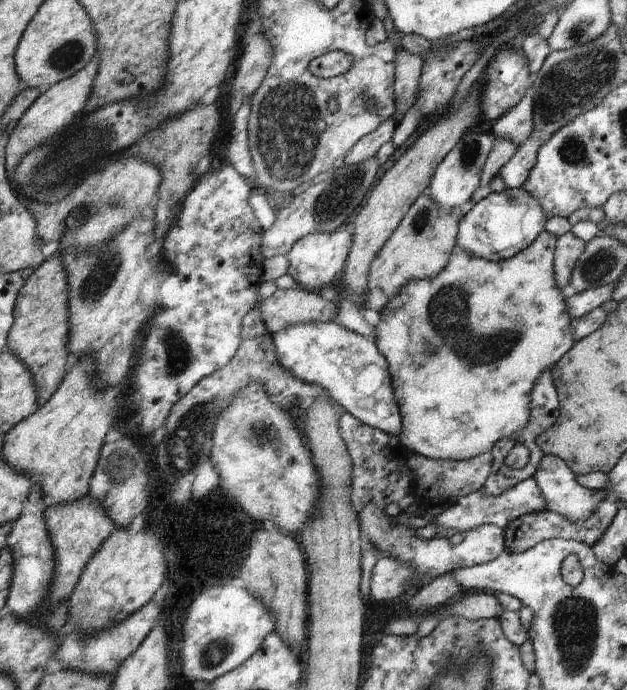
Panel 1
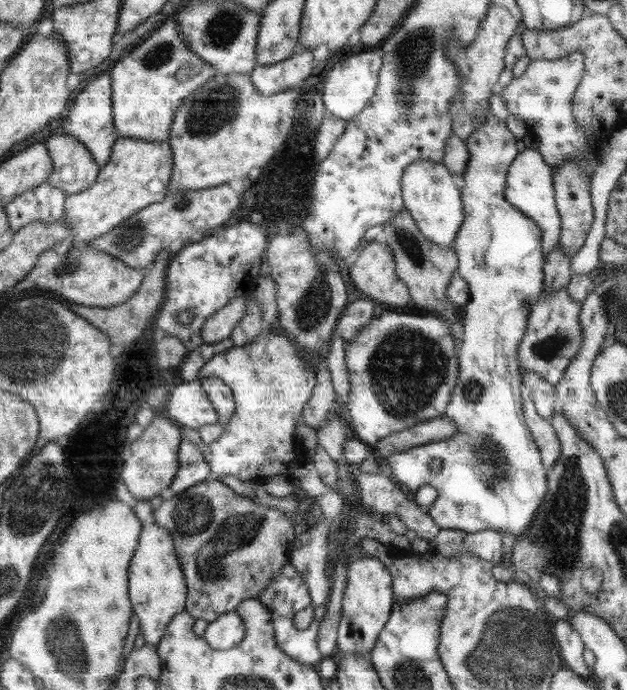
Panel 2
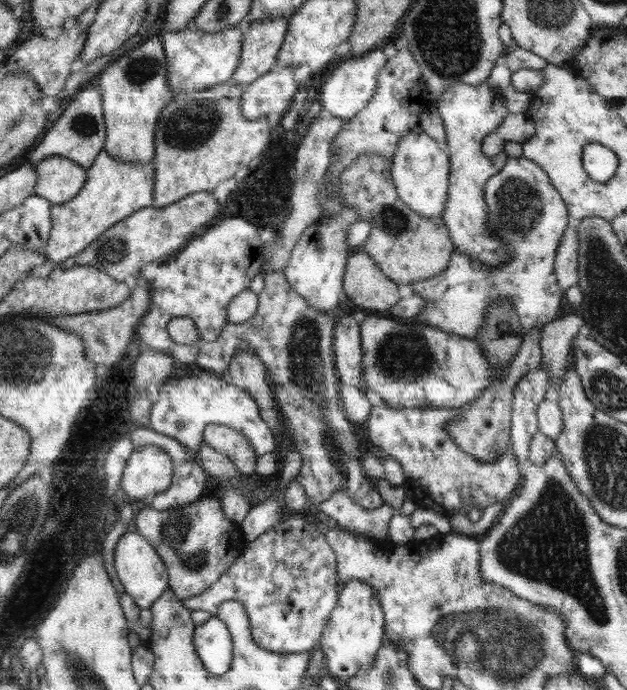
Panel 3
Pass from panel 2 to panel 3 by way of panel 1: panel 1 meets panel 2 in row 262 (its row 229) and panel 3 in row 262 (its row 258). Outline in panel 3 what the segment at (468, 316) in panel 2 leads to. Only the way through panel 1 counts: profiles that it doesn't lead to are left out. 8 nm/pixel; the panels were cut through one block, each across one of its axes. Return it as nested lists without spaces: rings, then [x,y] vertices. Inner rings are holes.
[[[456,83],[439,96],[435,106],[446,131],[445,150],[450,153],[450,186],[443,210],[444,225],[456,249],[471,256],[471,259],[482,261],[487,267],[501,267],[509,261],[512,250],[488,229],[484,186],[488,179],[502,171],[509,158],[504,150],[497,156],[486,157],[481,146],[485,136],[495,131],[509,113],[503,103],[503,93],[487,83]]]

